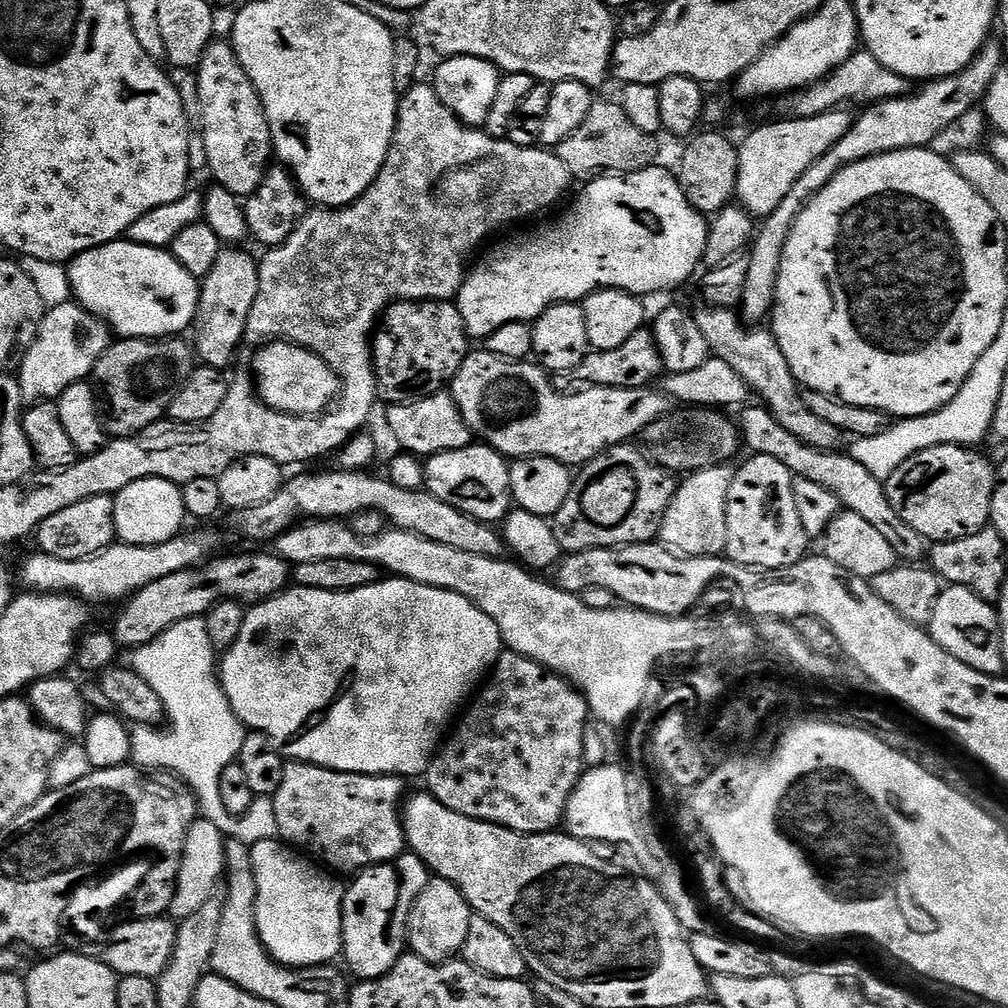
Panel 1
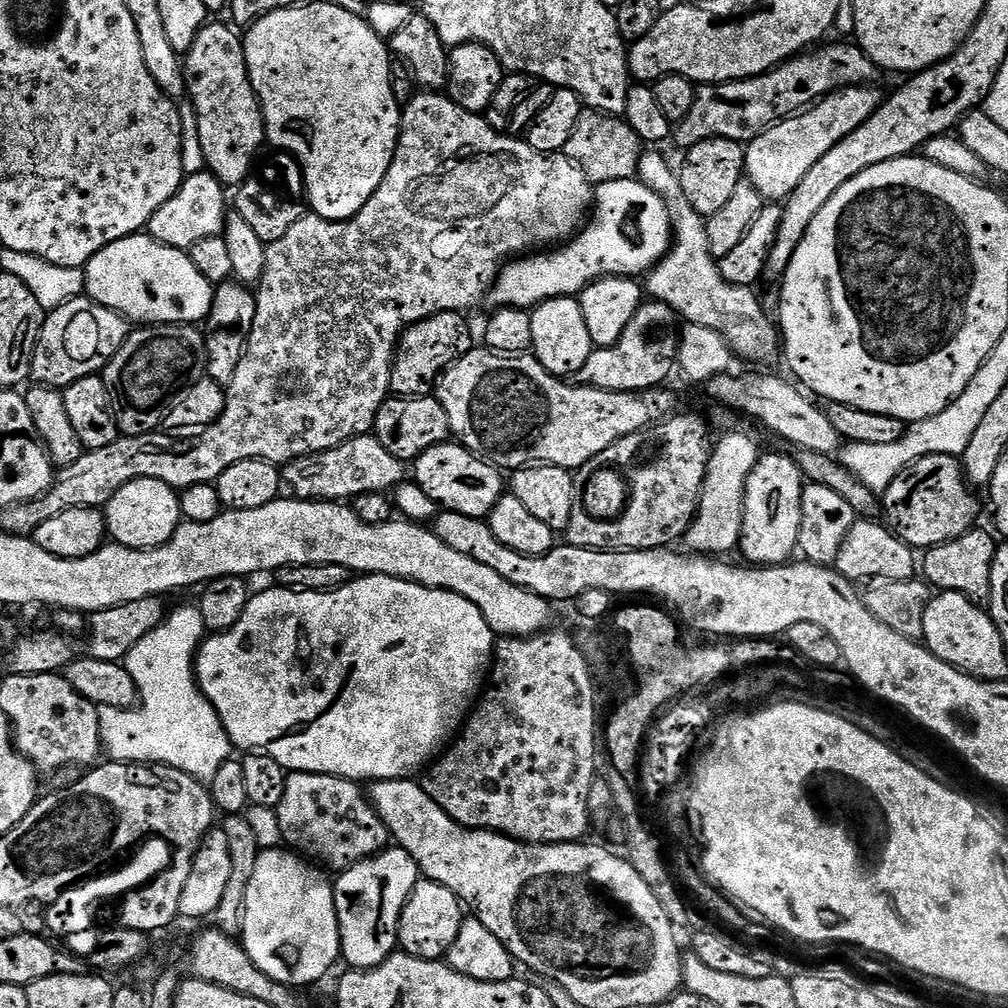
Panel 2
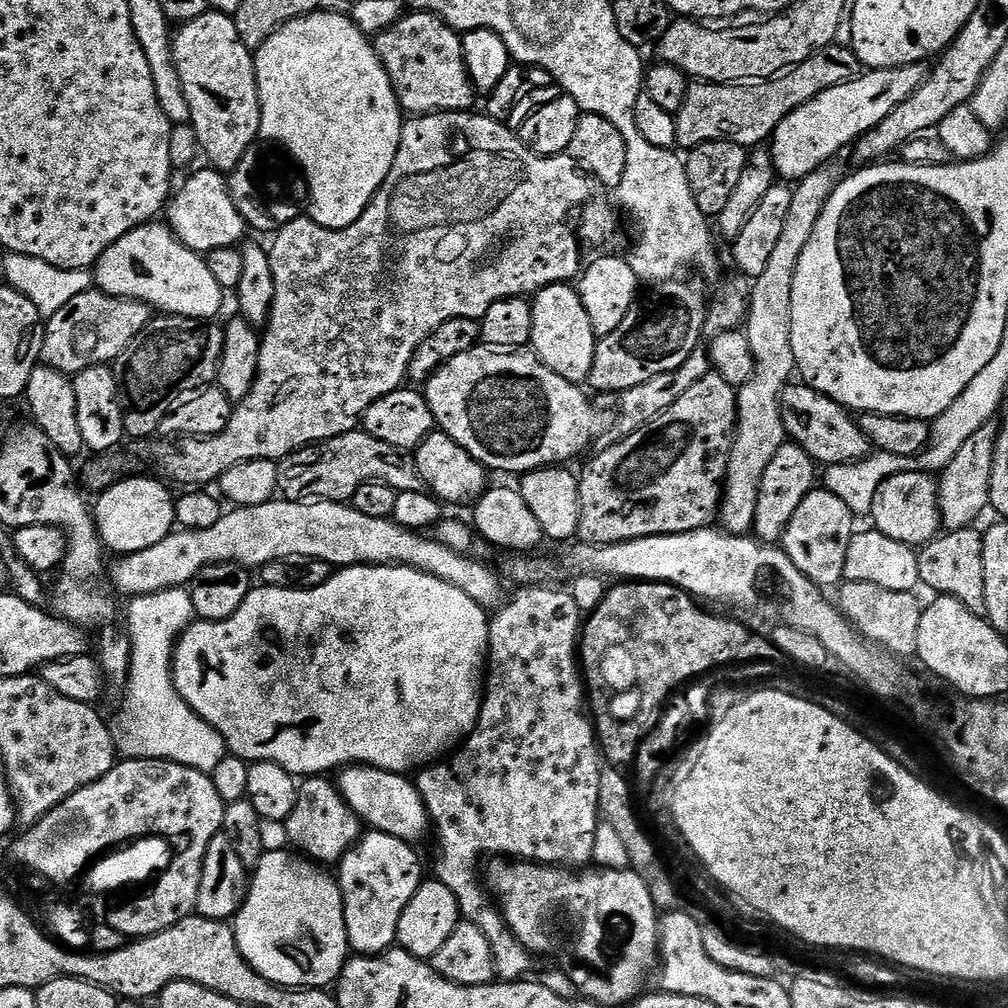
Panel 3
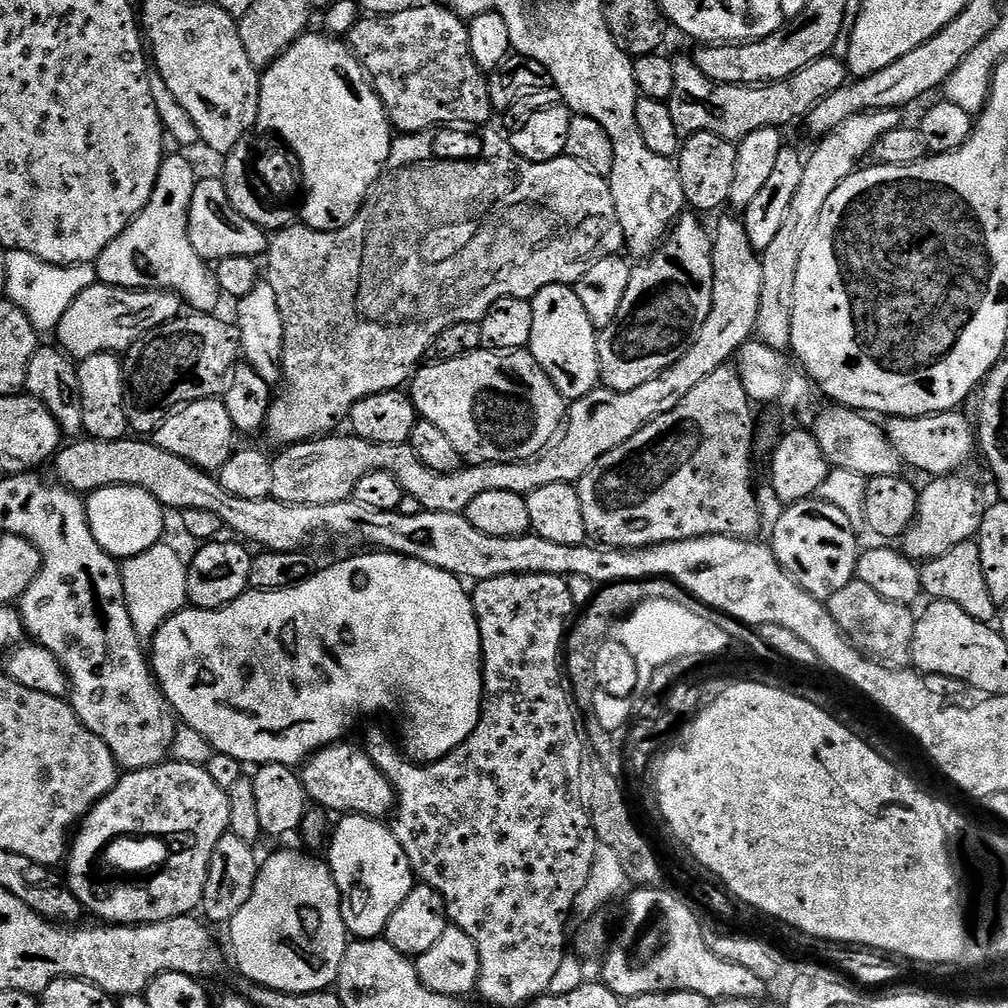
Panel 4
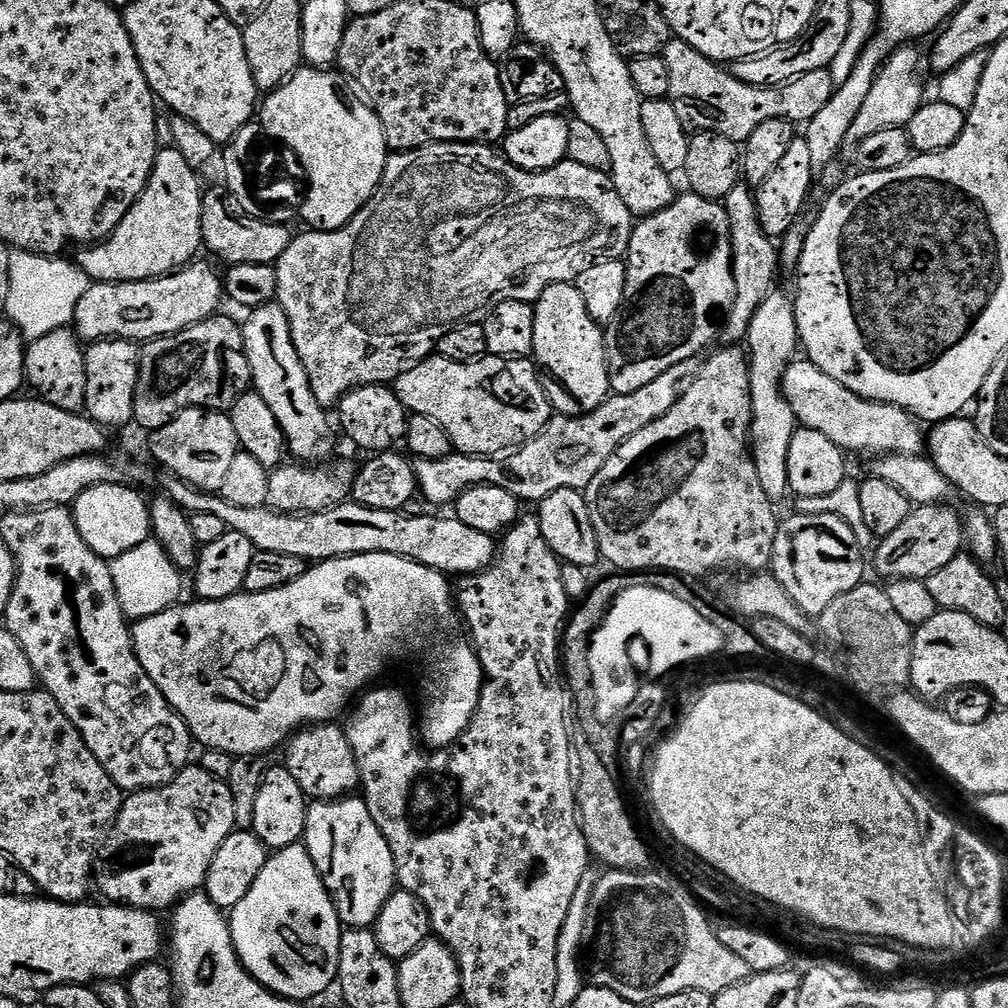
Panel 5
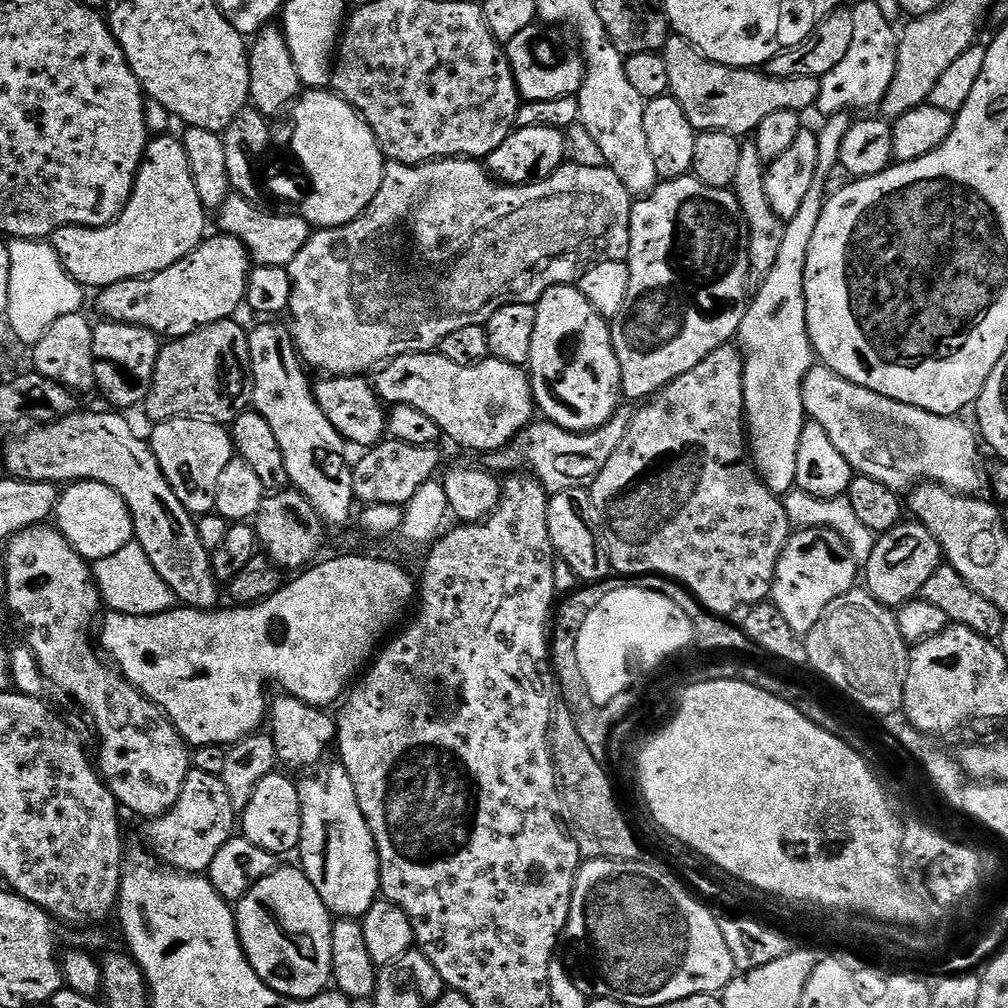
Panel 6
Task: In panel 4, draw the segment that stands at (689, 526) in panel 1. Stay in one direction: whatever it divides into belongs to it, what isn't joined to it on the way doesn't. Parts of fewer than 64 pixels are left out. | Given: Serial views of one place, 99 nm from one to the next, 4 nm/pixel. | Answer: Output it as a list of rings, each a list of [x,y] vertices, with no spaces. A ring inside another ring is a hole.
[[[894,108],[863,112],[854,118],[842,122],[827,136],[804,162],[802,183],[790,201],[790,211],[786,214],[784,225],[778,230],[774,242],[766,246],[760,257],[762,262],[762,303],[758,306],[758,322],[755,335],[766,346],[776,352],[784,352],[792,347],[792,323],[794,322],[794,277],[798,275],[798,258],[802,258],[802,250],[814,238],[814,230],[818,230],[818,218],[822,218],[822,210],[826,210],[826,202],[830,194],[842,186],[846,178],[861,167],[863,156],[871,153],[872,147],[882,138],[882,134],[890,134],[890,130],[901,127],[901,113]]]

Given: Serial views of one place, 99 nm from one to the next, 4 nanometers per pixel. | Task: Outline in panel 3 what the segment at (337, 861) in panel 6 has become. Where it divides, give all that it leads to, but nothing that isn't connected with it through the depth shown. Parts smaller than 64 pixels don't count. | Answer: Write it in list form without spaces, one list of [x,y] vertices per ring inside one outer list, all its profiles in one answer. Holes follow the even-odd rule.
[[[368,830],[360,843],[344,855],[338,865],[338,883],[344,899],[344,921],[348,947],[353,953],[379,956],[396,944],[398,918],[406,910],[406,902],[414,898],[422,883],[417,849],[390,834]]]

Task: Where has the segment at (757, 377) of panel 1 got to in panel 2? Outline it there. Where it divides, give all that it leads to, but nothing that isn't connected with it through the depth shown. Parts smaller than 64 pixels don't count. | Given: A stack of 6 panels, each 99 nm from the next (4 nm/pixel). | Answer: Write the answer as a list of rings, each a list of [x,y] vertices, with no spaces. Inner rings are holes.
[[[648,150],[640,157],[640,170],[638,179],[641,180],[650,190],[654,190],[658,195],[668,203],[668,210],[672,214],[672,222],[674,225],[674,239],[672,246],[668,252],[656,263],[656,267],[647,273],[648,288],[646,284],[646,292],[648,292],[653,301],[670,306],[676,311],[677,317],[681,321],[689,324],[701,324],[710,330],[714,330],[718,334],[724,336],[724,340],[731,346],[733,353],[737,357],[740,356],[744,360],[768,360],[772,355],[778,352],[778,328],[768,317],[760,300],[755,296],[752,288],[743,288],[737,284],[726,282],[726,278],[722,278],[720,273],[720,265],[710,254],[710,242],[706,238],[706,220],[705,217],[698,215],[694,210],[694,206],[690,206],[690,202],[686,202],[686,198],[682,194],[682,186],[680,185],[680,177],[668,165],[666,157],[660,153],[660,150]]]

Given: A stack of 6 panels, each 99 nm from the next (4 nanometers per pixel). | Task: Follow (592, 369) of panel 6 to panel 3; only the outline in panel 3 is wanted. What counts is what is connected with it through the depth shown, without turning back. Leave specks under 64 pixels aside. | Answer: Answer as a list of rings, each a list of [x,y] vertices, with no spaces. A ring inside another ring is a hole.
[[[561,282],[551,284],[535,293],[532,305],[532,339],[531,351],[554,374],[569,380],[571,384],[583,385],[590,374],[590,366],[594,366],[594,354],[596,353],[597,336],[590,326],[590,318],[586,315],[586,306],[582,306],[582,298],[579,291],[571,283]]]

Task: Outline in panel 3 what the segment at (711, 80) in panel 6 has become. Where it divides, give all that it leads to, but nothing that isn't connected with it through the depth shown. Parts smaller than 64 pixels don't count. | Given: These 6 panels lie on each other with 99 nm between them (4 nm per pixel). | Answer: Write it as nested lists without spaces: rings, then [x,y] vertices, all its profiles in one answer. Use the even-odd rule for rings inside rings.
[[[837,42],[810,54],[806,62],[798,62],[789,68],[787,72],[773,76],[771,80],[759,82],[741,82],[739,84],[710,84],[707,82],[689,83],[686,90],[686,102],[674,113],[676,118],[676,142],[684,150],[697,148],[702,142],[714,142],[715,140],[729,140],[743,148],[752,150],[763,145],[772,137],[776,127],[798,106],[810,102],[810,98],[818,98],[822,90],[830,90],[830,86],[842,86],[842,82],[850,82],[858,78],[862,71],[860,59],[852,53],[851,47],[842,46]]]

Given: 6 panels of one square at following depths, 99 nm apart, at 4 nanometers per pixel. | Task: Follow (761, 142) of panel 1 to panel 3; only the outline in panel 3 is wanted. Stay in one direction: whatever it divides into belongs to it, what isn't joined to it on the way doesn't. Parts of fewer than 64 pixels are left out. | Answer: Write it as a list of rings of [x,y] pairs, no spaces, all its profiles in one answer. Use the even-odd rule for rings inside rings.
[[[927,63],[864,70],[858,78],[842,82],[842,86],[830,86],[830,90],[822,90],[818,98],[810,98],[810,102],[786,114],[770,138],[777,177],[784,182],[799,182],[814,174],[814,170],[825,167],[831,156],[842,151],[847,144],[848,147],[855,145],[857,140],[874,130],[882,118],[893,112],[894,106],[902,106],[902,102],[922,86],[929,71]]]

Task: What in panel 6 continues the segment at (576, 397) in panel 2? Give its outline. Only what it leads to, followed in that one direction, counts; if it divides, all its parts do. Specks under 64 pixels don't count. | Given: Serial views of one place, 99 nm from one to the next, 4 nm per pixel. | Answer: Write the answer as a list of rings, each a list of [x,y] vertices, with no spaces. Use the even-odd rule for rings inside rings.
[[[439,351],[408,352],[388,361],[375,373],[374,387],[385,405],[405,404],[422,410],[434,422],[438,422],[441,433],[456,444],[469,448],[472,452],[498,452],[506,448],[519,432],[524,431],[534,420],[532,381],[529,373],[519,364],[502,362],[491,358],[477,364],[455,364]]]

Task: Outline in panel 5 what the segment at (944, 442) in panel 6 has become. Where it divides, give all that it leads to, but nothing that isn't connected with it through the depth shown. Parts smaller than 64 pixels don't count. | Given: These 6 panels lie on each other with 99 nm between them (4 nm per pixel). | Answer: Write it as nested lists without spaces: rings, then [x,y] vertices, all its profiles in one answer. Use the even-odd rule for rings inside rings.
[[[793,359],[784,372],[782,387],[797,421],[805,428],[826,434],[845,453],[869,452],[869,457],[879,458],[889,452],[916,454],[925,447],[926,436],[923,431],[920,433],[922,424],[915,416],[893,404],[879,404],[846,390],[842,382],[834,382],[830,374],[818,370],[812,360]]]

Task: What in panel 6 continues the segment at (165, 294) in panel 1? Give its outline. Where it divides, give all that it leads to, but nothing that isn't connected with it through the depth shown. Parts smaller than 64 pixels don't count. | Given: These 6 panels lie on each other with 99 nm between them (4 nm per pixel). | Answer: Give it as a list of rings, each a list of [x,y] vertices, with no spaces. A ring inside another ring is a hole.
[[[160,136],[149,139],[148,148],[144,151],[144,160],[136,175],[132,193],[122,214],[113,224],[101,228],[60,228],[50,237],[52,248],[58,254],[62,266],[85,289],[99,290],[114,282],[137,280],[140,276],[153,276],[156,272],[174,266],[186,254],[197,248],[205,239],[204,216],[206,210],[198,198],[194,186],[194,174],[190,170],[190,158],[186,158],[183,139],[172,136]]]

